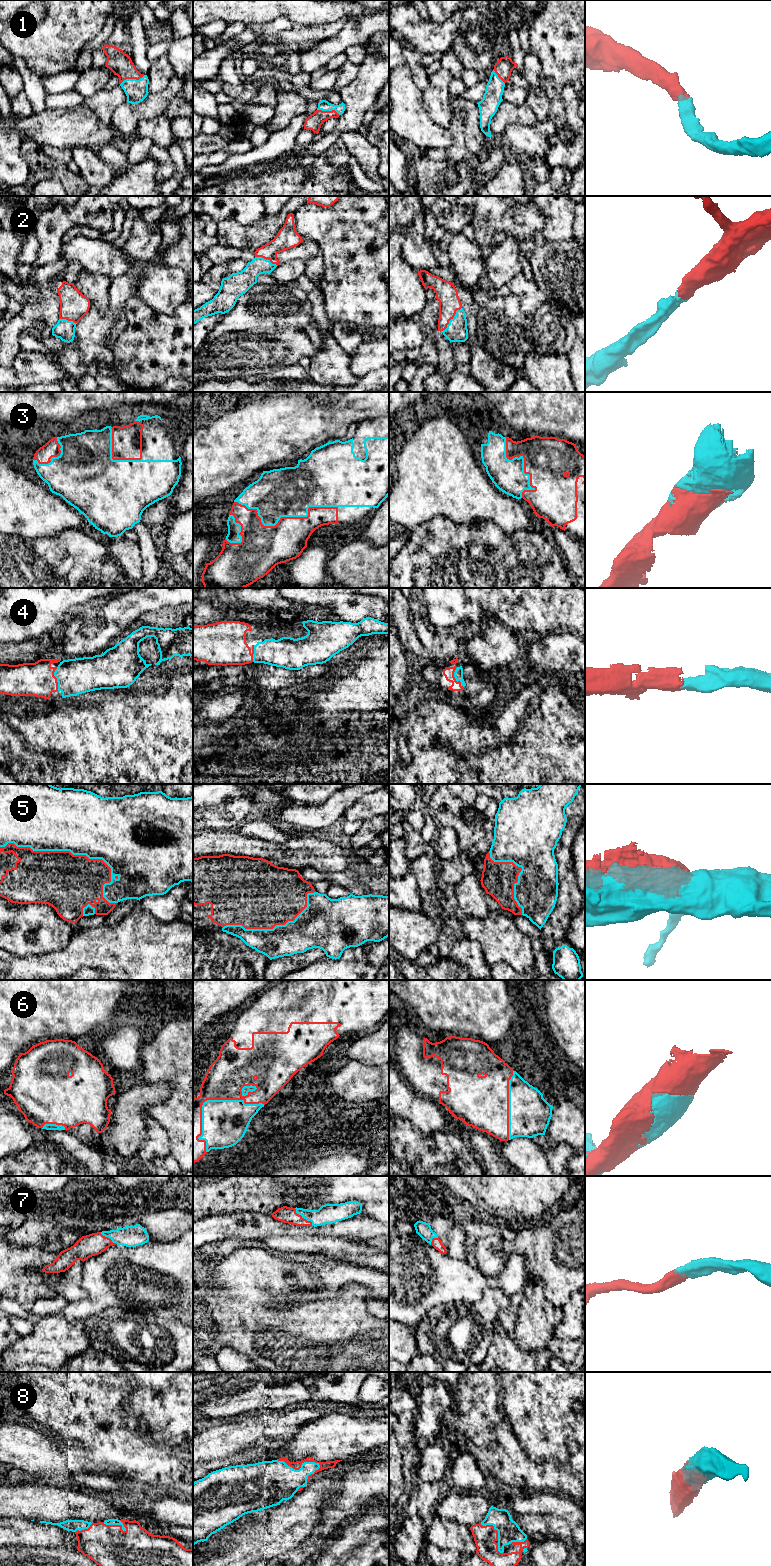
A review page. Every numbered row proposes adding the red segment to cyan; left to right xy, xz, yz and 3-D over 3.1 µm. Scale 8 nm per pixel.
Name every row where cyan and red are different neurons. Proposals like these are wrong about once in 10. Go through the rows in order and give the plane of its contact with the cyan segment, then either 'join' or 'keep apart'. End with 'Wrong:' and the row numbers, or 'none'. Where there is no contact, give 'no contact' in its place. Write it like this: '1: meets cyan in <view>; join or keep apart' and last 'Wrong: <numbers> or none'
1: meets cyan in xy; join
2: meets cyan in yz; join
3: meets cyan in xz; join
4: meets cyan in yz; join
5: meets cyan in xy; join
6: meets cyan in xz; join
7: meets cyan in xz; join
8: meets cyan in xz; join
Wrong: none

